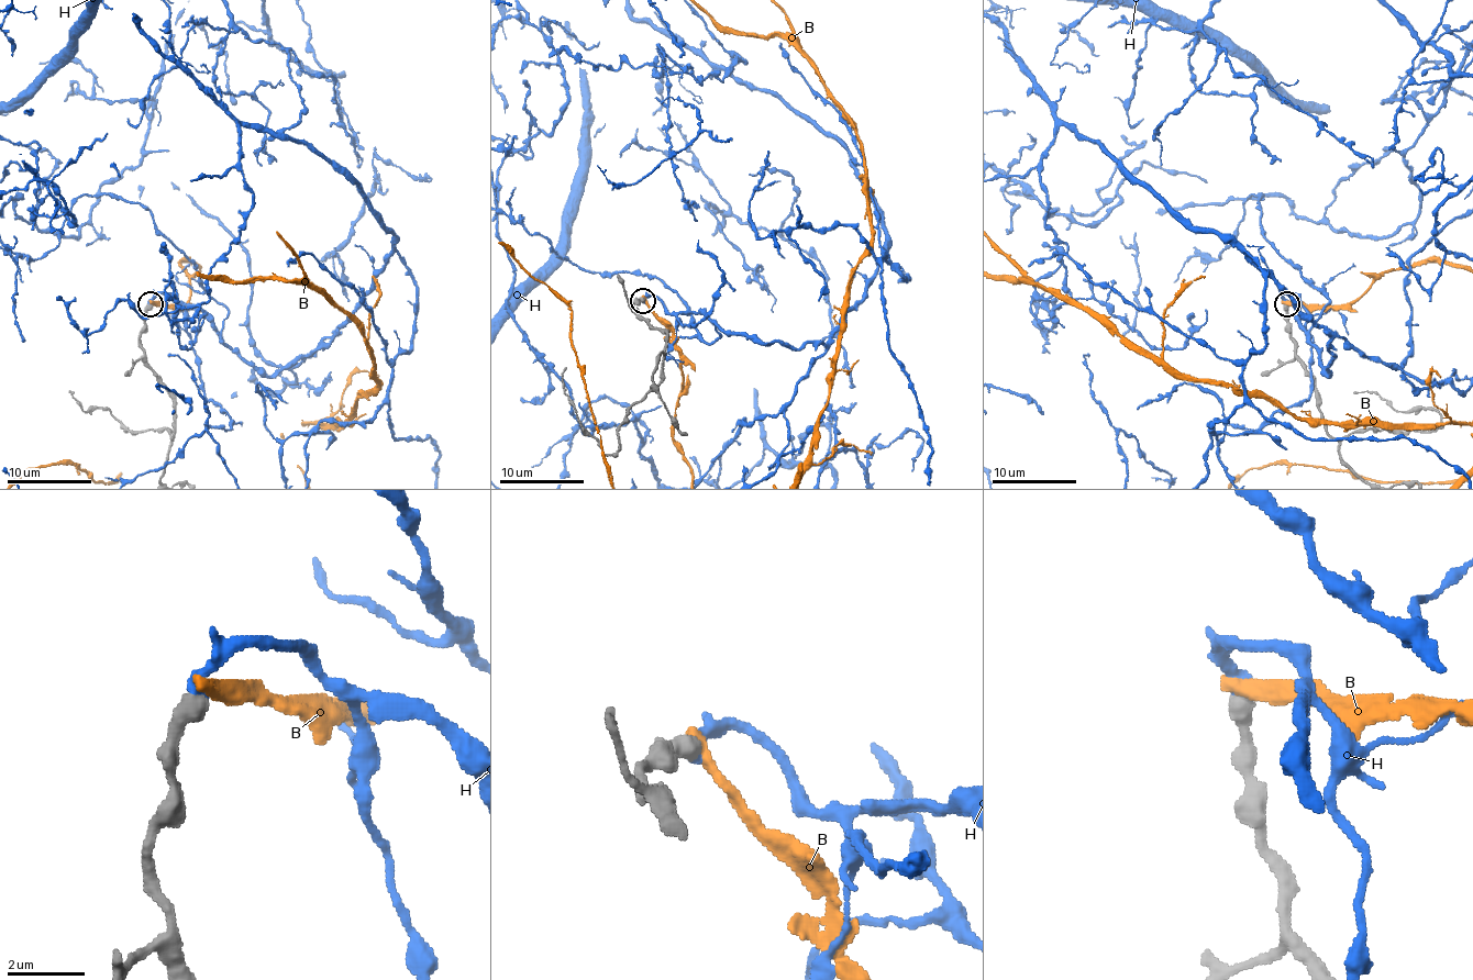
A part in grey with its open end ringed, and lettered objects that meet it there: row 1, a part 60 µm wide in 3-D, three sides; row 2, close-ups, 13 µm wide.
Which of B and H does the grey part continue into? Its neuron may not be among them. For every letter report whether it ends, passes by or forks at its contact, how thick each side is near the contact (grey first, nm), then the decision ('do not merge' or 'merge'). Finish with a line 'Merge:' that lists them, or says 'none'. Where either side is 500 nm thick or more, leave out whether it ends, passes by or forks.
B: calibres 500 and 400 nm; do not merge
H: calibres 500 and 400 nm; merge
Merge: H

